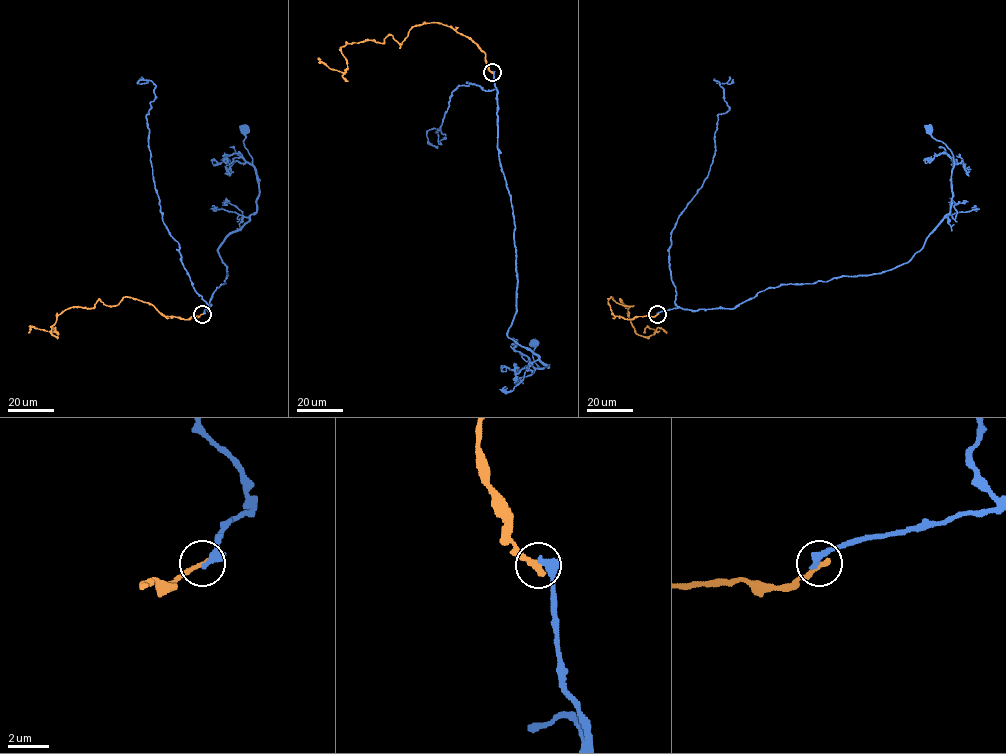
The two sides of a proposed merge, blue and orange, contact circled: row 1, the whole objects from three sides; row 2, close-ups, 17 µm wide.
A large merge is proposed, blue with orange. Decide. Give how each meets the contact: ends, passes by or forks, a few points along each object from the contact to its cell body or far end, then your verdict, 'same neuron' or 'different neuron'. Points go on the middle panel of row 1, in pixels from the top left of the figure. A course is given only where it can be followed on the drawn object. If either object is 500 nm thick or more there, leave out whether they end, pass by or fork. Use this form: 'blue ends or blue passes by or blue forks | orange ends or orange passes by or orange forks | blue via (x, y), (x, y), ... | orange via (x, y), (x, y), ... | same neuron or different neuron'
blue ends | orange ends | blue via (492, 71), (500, 165), (515, 228), (516, 312), (507, 336), (548, 367), (534, 361), (533, 342) | orange via (492, 72), (478, 46), (442, 23), (414, 26), (401, 44), (391, 35), (347, 43), (345, 72), (317, 58) | different neuron

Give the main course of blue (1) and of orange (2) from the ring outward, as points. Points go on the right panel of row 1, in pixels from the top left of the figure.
1: (657, 314), (678, 307), (734, 308), (782, 284), (881, 273), (906, 263), (950, 211), (953, 155), (928, 128)
2: (658, 314), (615, 316), (608, 299), (629, 306), (620, 299), (636, 333), (658, 332), (647, 326), (644, 332)

